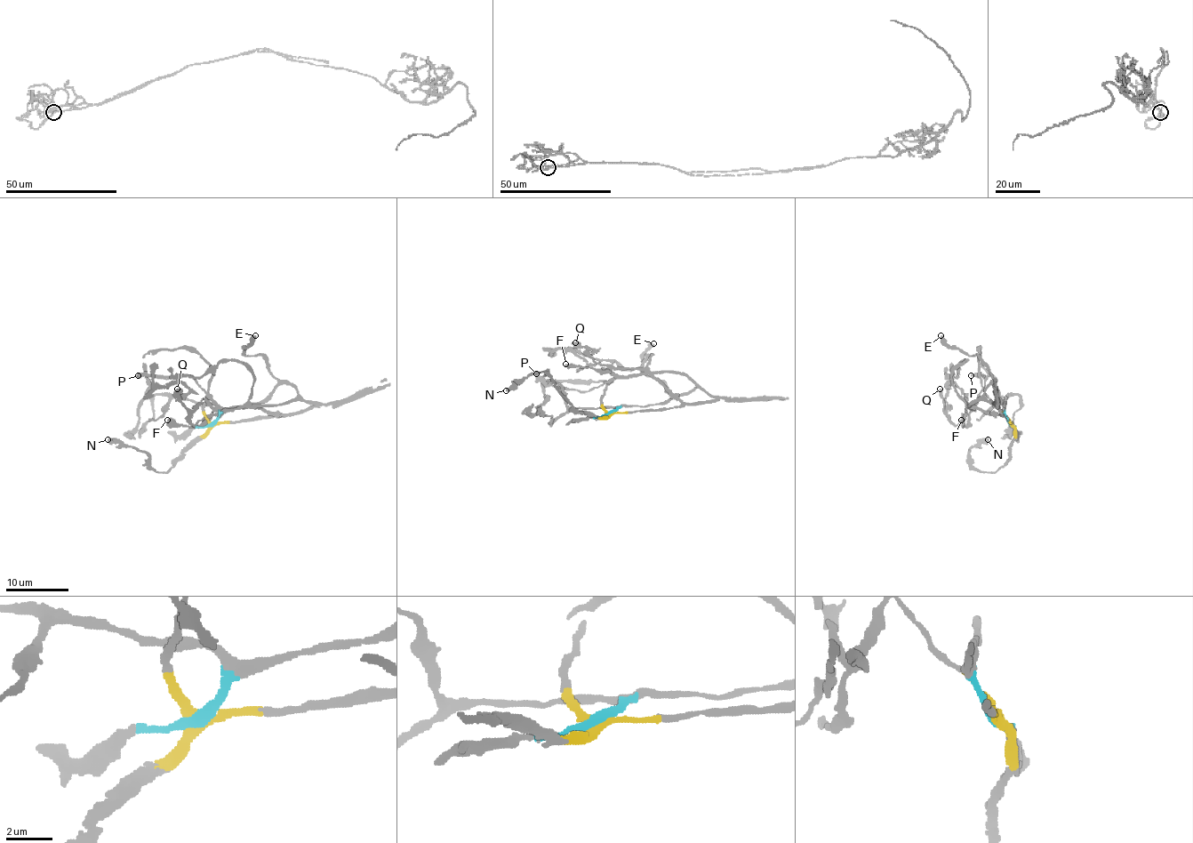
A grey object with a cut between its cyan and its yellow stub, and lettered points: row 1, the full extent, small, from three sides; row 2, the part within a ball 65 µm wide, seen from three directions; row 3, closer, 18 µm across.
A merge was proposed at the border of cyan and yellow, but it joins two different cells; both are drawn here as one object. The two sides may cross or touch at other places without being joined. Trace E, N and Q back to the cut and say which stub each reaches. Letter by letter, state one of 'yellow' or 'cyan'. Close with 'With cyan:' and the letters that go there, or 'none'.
E: cyan
N: yellow
Q: yellow
With cyan: E

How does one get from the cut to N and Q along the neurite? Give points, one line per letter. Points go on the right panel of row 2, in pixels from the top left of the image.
N: (1010, 424), (1014, 434), (1010, 457), (994, 471), (980, 471), (972, 463), (969, 453), (973, 446), (988, 440)
Q: (1010, 424), (1005, 416), (988, 414), (980, 408), (967, 407), (963, 418), (955, 424), (948, 418), (940, 388)

